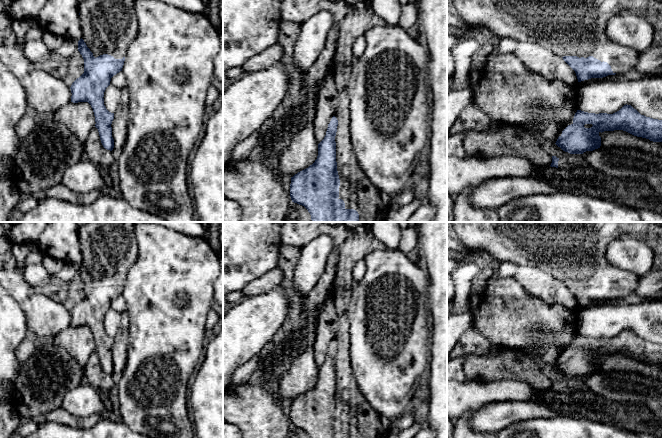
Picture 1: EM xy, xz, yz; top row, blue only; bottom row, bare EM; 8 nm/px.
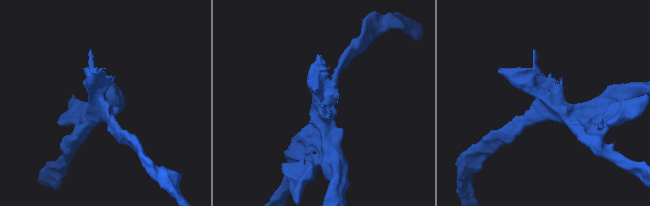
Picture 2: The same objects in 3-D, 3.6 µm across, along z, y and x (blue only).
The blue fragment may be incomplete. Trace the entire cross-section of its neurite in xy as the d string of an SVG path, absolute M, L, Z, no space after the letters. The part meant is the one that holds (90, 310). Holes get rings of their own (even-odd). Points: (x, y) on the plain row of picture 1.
M85 222L79 224L79 237L83 261L78 265L78 275L84 283L84 297L71 309L71 326L88 326L94 336L95 351L98 353L103 371L112 375L114 363L112 361L112 345L114 337L109 336L104 329L104 316L110 309L111 302L122 295L126 276L136 262L138 257L138 247L134 236L134 228L138 222Z

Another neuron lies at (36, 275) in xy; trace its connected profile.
M40 262L28 265L26 267L25 279L28 285L32 286L33 288L37 288L49 283L51 275Z

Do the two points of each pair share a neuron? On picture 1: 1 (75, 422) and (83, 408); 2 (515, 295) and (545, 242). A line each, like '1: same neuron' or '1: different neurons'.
1: different neurons
2: different neurons

